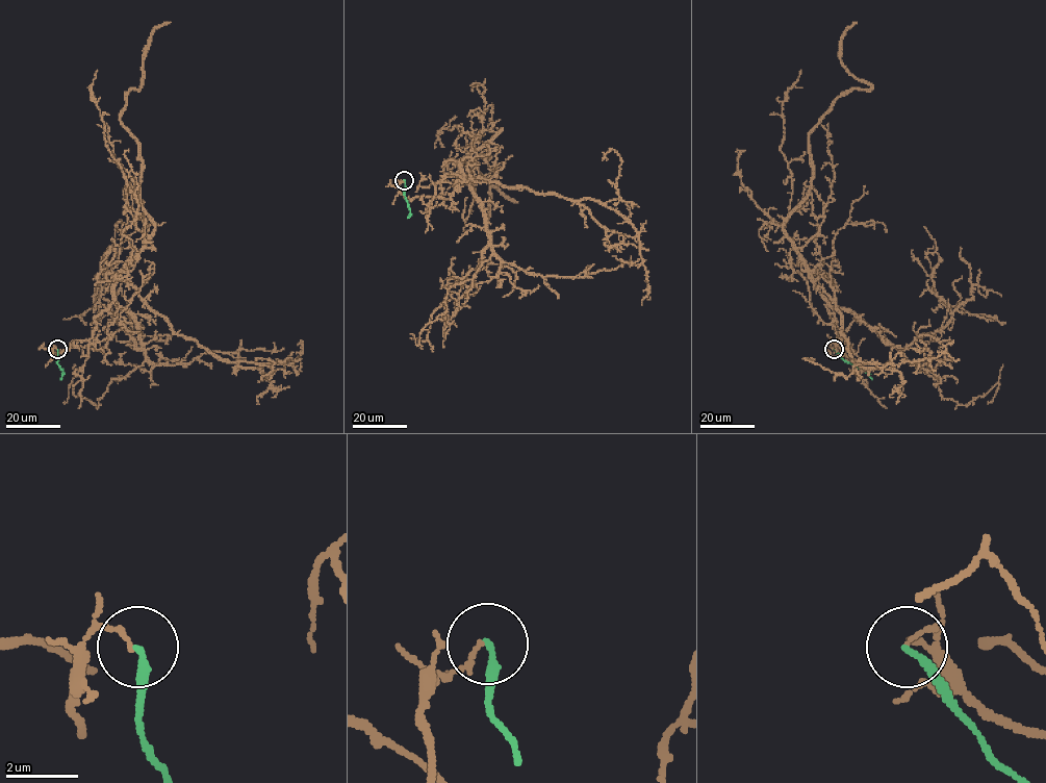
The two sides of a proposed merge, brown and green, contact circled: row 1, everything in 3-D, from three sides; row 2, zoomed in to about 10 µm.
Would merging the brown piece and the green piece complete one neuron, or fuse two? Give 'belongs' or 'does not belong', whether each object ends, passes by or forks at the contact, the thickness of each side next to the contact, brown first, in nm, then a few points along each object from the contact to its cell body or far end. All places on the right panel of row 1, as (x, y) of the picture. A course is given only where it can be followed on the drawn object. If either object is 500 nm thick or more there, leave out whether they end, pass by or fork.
does not belong; brown ends there; green ends there; 100 nm thick on the brown side, 200 nm on the other; brown runs (834, 349), (852, 350), (783, 222), (808, 196), (809, 134), (840, 96), (871, 87), (841, 59), (857, 22); green runs (834, 349), (872, 379)

